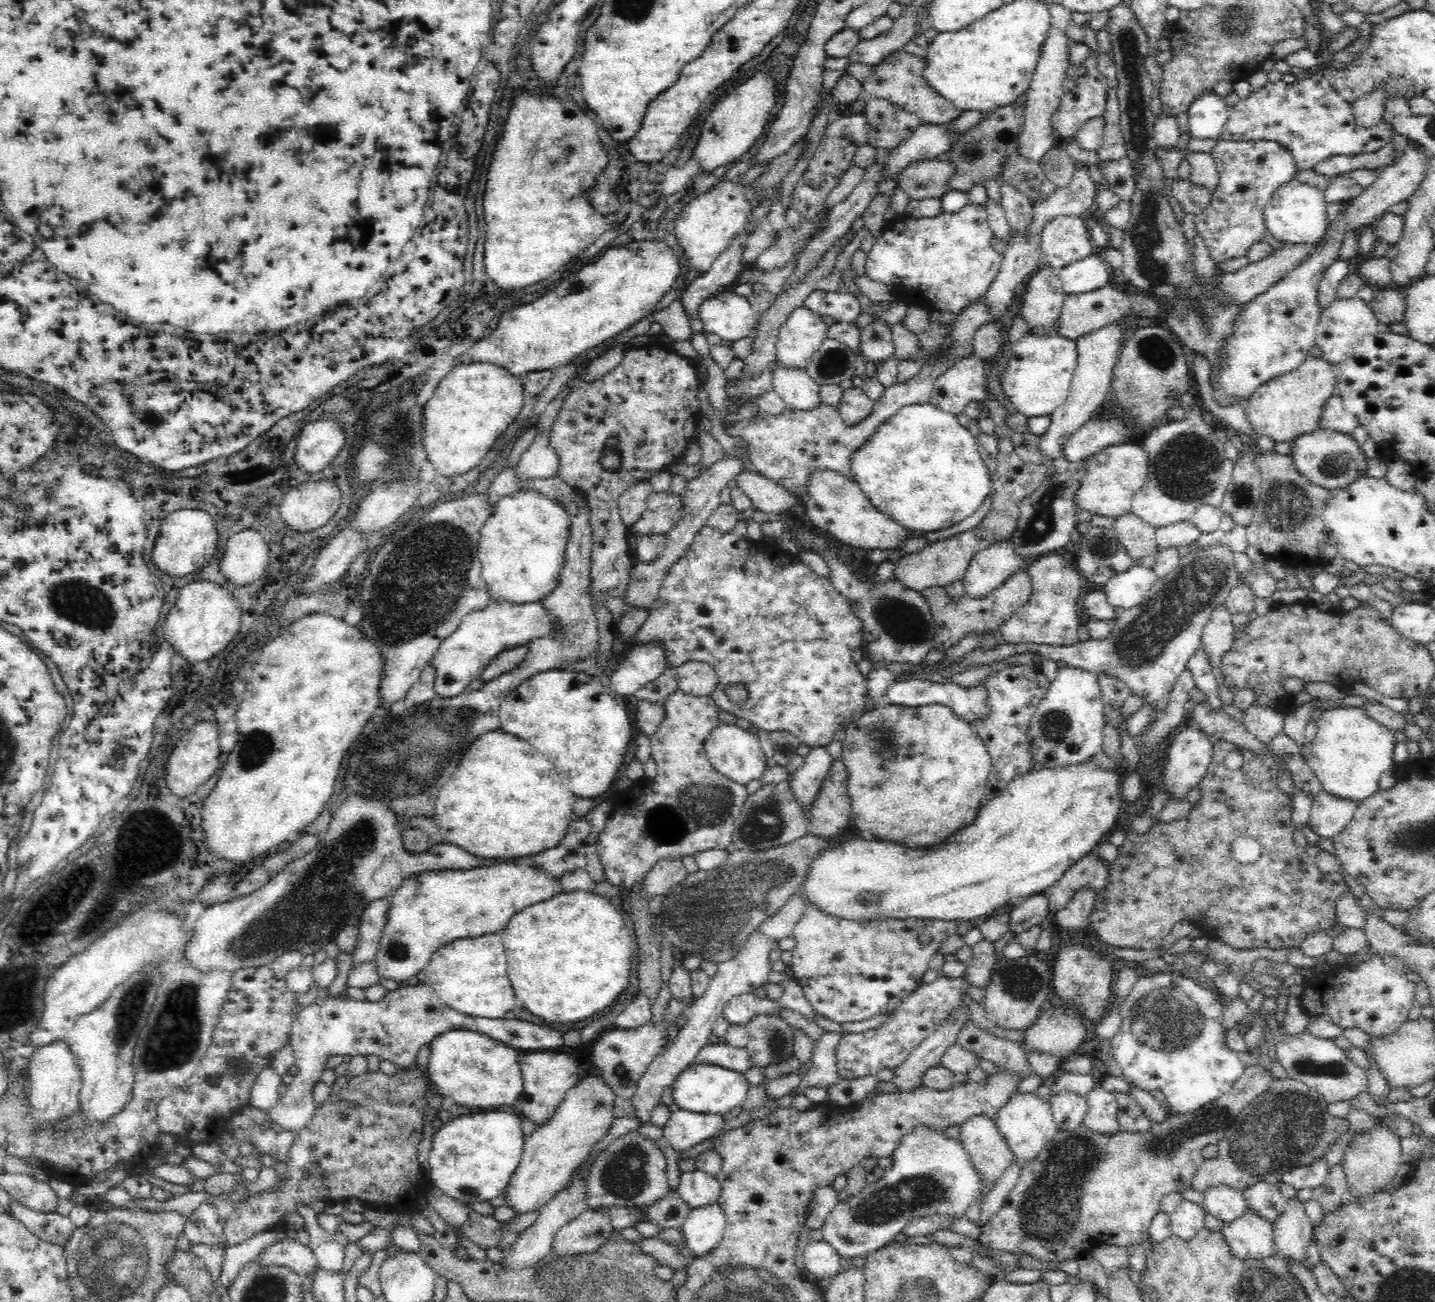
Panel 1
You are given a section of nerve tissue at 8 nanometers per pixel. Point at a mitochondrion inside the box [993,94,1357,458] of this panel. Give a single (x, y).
(1149, 239)

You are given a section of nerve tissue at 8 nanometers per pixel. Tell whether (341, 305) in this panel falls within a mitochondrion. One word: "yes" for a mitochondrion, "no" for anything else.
no

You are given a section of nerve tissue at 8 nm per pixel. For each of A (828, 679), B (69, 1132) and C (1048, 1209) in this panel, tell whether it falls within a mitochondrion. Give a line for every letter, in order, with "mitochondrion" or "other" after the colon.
A: other
B: mitochondrion
C: mitochondrion

